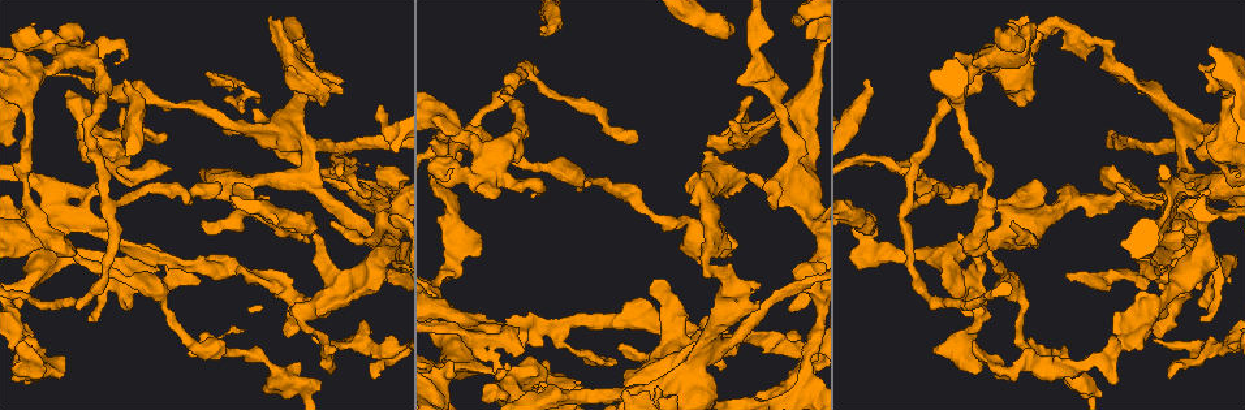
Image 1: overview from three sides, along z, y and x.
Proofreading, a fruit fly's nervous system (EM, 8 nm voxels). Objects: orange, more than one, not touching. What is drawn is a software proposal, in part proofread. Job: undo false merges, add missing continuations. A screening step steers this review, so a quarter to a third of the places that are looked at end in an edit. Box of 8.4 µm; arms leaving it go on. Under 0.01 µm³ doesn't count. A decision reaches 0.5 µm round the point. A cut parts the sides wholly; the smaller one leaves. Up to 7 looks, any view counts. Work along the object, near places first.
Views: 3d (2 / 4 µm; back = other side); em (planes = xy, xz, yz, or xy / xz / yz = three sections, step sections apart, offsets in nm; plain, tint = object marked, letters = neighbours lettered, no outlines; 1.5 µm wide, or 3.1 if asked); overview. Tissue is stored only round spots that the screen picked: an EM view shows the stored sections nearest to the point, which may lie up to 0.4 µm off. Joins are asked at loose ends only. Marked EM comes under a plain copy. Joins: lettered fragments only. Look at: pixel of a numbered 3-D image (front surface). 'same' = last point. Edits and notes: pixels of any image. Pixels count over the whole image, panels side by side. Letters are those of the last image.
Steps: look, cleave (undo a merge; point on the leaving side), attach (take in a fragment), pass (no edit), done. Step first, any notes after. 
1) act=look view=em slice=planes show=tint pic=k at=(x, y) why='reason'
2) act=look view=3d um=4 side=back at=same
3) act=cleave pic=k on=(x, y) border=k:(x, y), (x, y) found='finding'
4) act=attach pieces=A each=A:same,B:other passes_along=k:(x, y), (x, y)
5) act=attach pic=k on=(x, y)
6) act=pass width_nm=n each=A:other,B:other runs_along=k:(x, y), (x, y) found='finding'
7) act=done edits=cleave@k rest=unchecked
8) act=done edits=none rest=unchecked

act=look view=em slice=yz step=8 show=tint pic=1 at=(709, 246) why='narrows sharply'

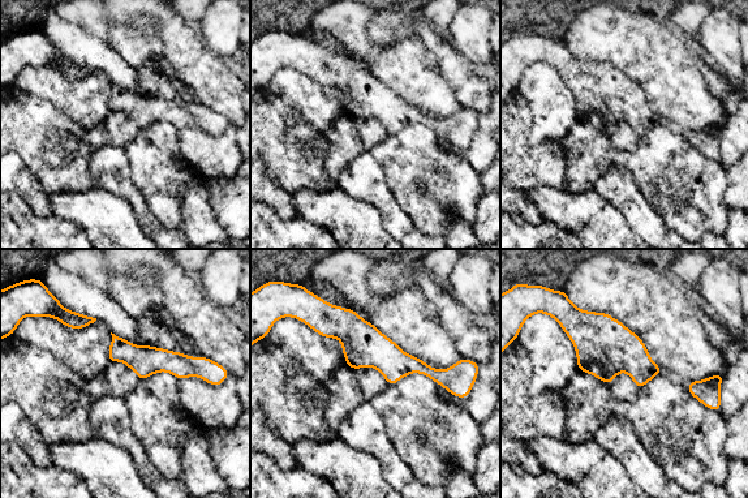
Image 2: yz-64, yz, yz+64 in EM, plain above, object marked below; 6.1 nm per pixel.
act=look view=em slice=yz step=8 show=letters at=same

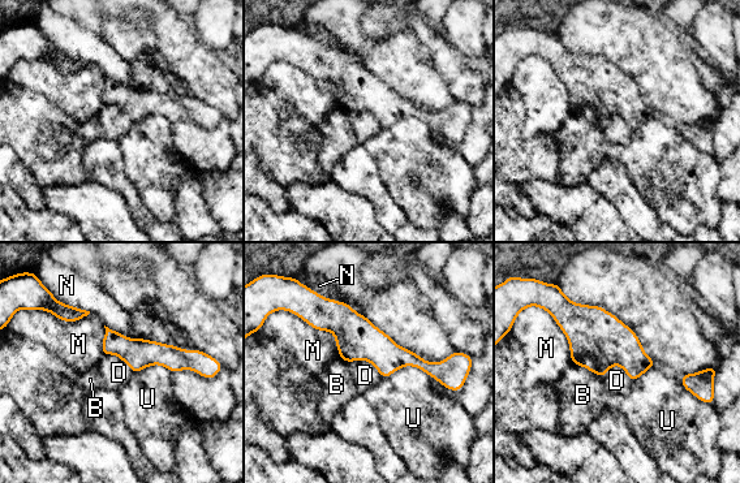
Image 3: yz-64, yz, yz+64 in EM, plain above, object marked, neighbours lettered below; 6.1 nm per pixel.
act=pass width_nm=190 each=B:other,D:other,M:other,N:other,U:other found='all the same cell'

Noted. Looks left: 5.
act=look view=3d um=4 pic=1 at=(862, 100) why='calibre changes'

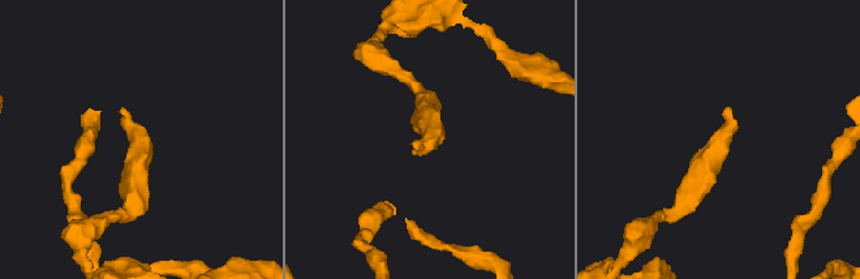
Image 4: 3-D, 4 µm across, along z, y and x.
act=look view=em slice=xz step=4 show=tint pic=4 at=(429, 138) why='need the tissue'

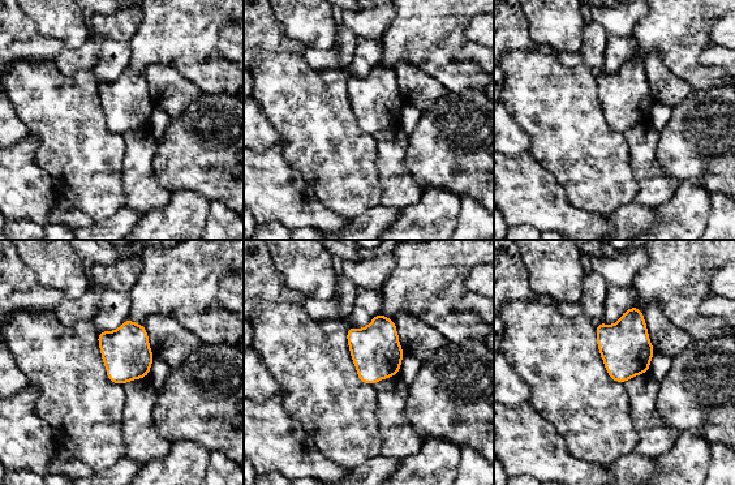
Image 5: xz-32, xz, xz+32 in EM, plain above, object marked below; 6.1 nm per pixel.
act=look view=em slice=xz step=4 show=letters at=same

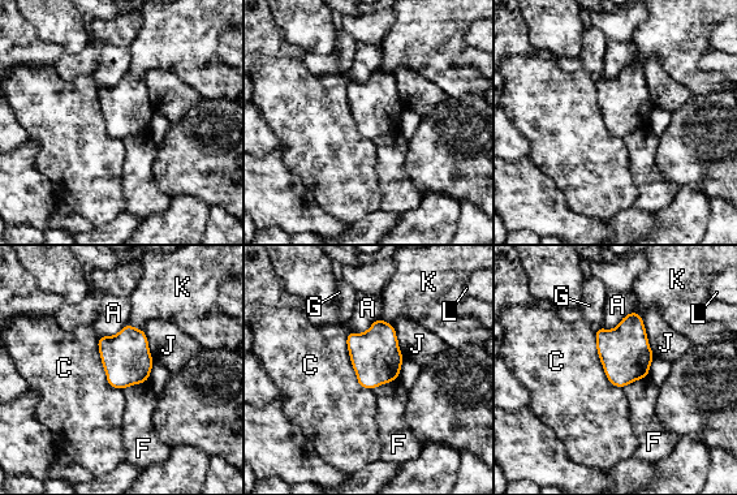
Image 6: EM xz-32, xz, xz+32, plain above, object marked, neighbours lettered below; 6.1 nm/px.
act=pass width_nm=300 each=A:other,C:other,F:other,G:other,J:other,K:other,L:other border=6:(347, 332), (356, 379), (371, 390) found='all the same cell'

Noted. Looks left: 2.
act=look view=3d um=4 pic=1 at=(790, 333) why='branch stops here'

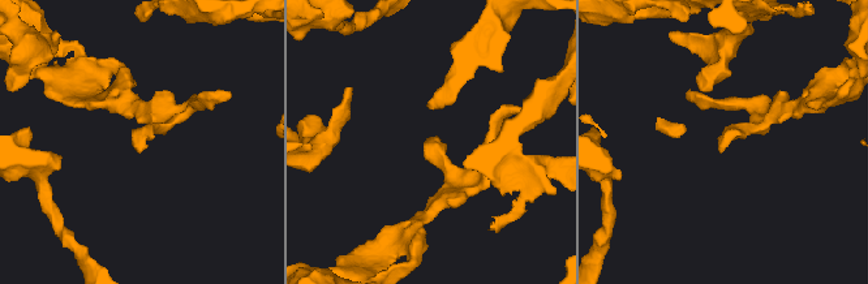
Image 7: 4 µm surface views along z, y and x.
act=look view=em slice=planes show=letters pic=7 at=(140, 149)

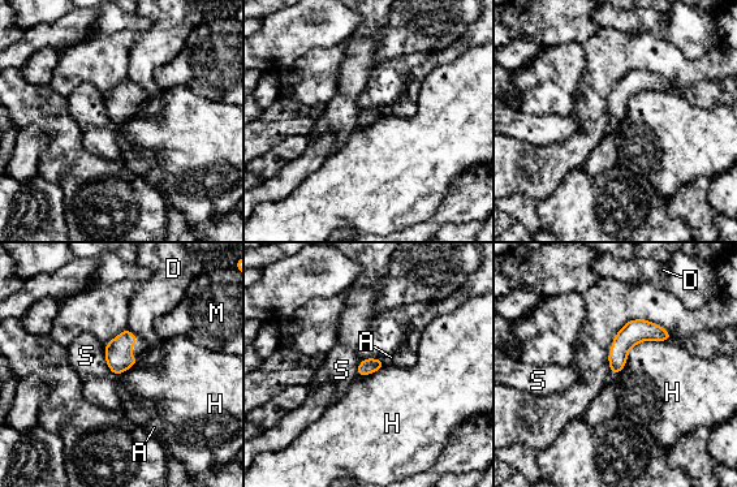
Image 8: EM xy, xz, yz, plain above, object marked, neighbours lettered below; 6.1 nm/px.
act=pass each=A:other,D:other,H:other,M:other,S:other border=8:(671, 339), (639, 341), (613, 375) found='no lettered fragment goes on from it'

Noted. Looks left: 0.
act=done edits=none rest=unchecked

